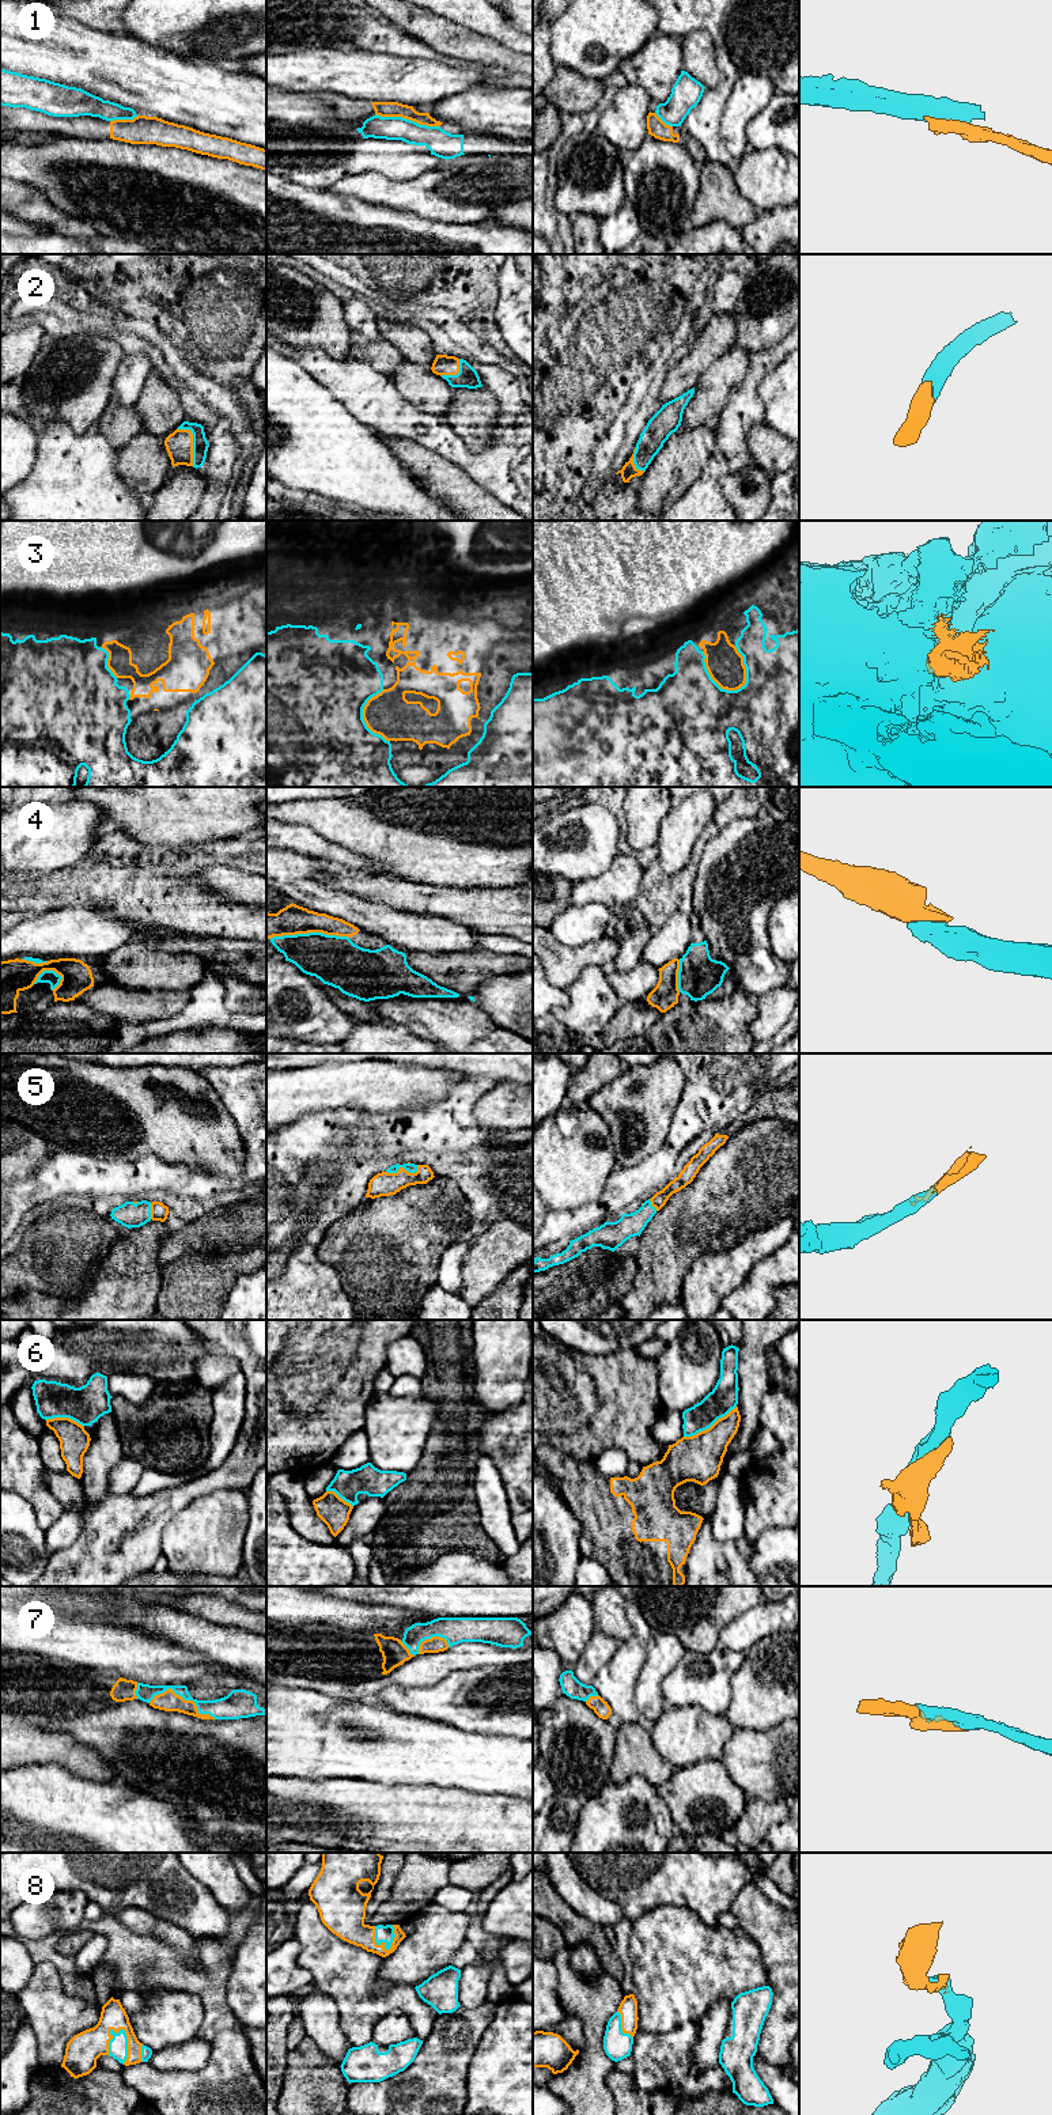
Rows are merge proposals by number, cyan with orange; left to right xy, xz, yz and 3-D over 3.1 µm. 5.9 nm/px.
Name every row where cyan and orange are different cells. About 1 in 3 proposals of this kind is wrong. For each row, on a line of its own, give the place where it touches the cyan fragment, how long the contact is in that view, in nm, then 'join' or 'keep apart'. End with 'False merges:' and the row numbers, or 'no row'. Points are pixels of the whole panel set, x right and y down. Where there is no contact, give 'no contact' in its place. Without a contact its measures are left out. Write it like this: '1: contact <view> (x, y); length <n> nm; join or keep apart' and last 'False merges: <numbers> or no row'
1: contact xz (408, 120); length 400 nm; keep apart
2: contact xy (193, 442); length 240 nm; join
3: contact yz (714, 681); length 320 nm; join
4: contact xz (309, 933); length 480 nm; join
5: contact xz (404, 1168); length 200 nm; join
6: contact yz (710, 1426); length 360 nm; keep apart
7: contact xy (184, 1698); length 420 nm; join
8: contact xy (127, 2040); length 240 nm; join
False merges: 1, 6

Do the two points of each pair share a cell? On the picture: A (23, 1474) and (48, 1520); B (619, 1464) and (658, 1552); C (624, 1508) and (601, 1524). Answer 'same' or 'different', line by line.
A: same
B: different
C: same

